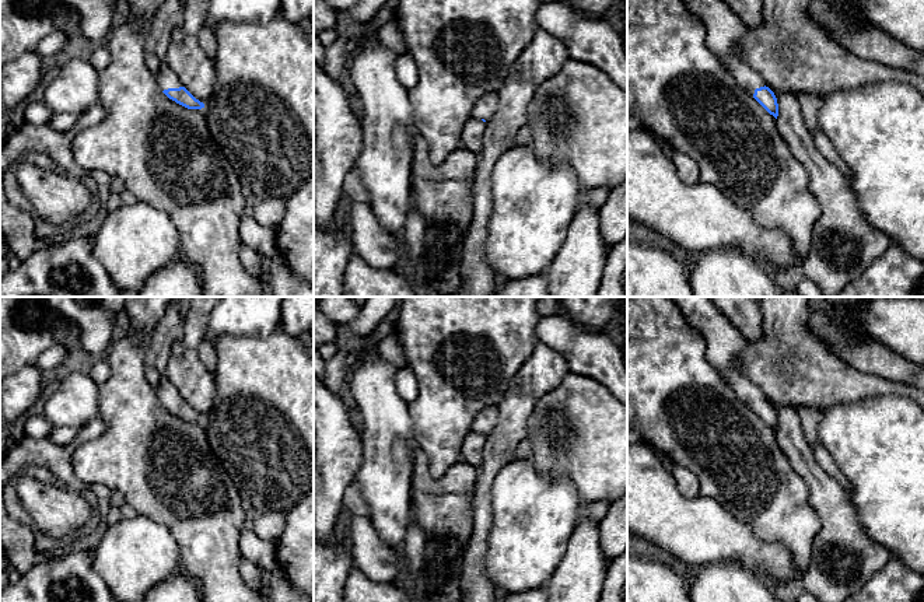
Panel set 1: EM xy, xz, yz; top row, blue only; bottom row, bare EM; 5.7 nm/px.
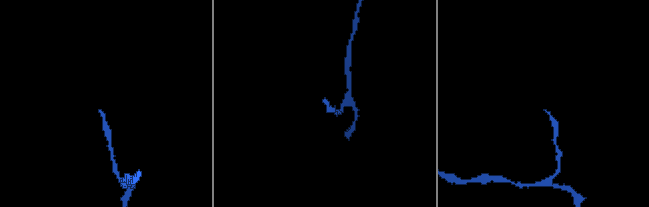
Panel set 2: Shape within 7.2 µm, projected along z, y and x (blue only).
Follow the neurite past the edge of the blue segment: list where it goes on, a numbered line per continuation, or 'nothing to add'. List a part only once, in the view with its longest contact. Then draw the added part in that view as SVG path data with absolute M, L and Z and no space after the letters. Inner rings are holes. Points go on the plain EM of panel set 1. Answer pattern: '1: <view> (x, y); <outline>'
1: xy (167, 392); M165 375L161 378L161 382L157 388L157 395L162 405L168 402L183 400L178 389L169 382L169 379Z

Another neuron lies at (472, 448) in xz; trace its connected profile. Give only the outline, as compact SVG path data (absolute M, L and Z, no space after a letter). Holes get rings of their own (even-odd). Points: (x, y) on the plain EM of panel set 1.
M469 431L461 448L461 461L475 468L479 468L483 461L483 447L486 435L482 433Z

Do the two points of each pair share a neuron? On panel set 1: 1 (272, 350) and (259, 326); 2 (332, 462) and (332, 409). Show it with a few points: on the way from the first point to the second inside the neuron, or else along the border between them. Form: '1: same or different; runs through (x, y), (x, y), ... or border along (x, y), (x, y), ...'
1: different; border along (279, 325), (263, 336), (231, 335)
2: same; runs through (332, 450), (332, 422)

